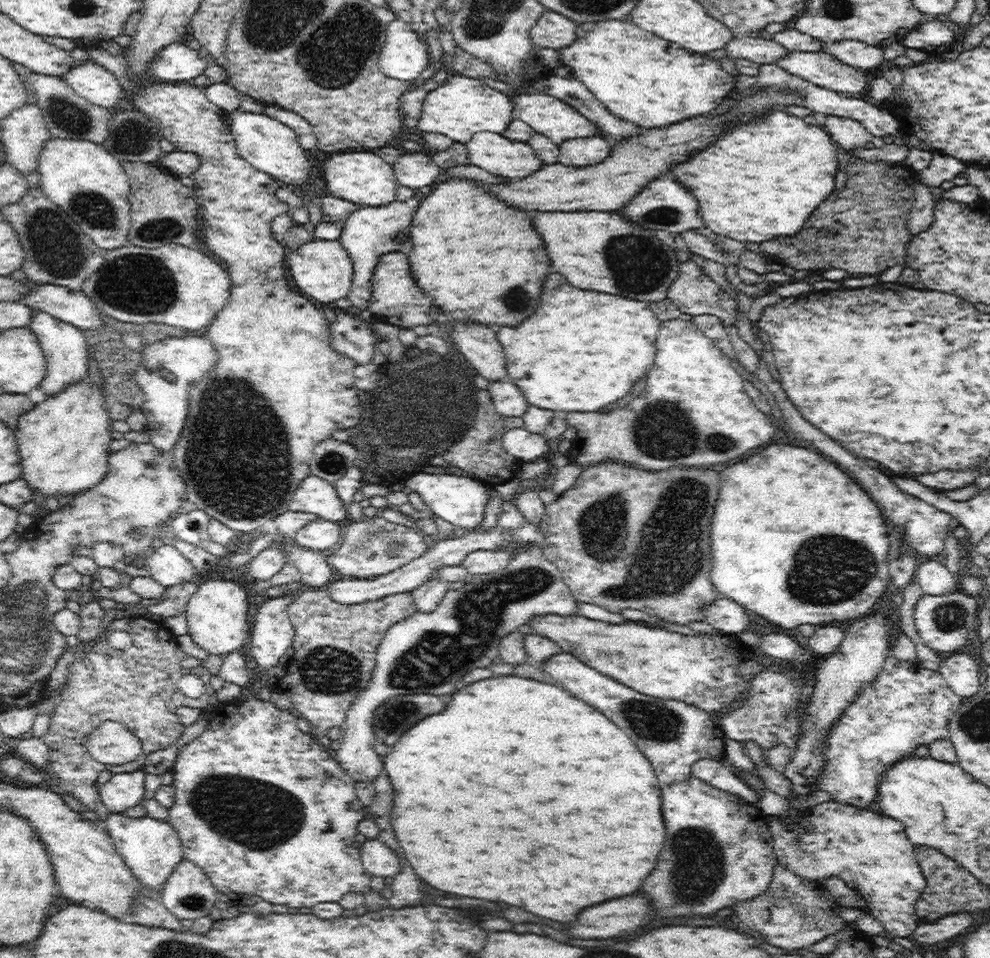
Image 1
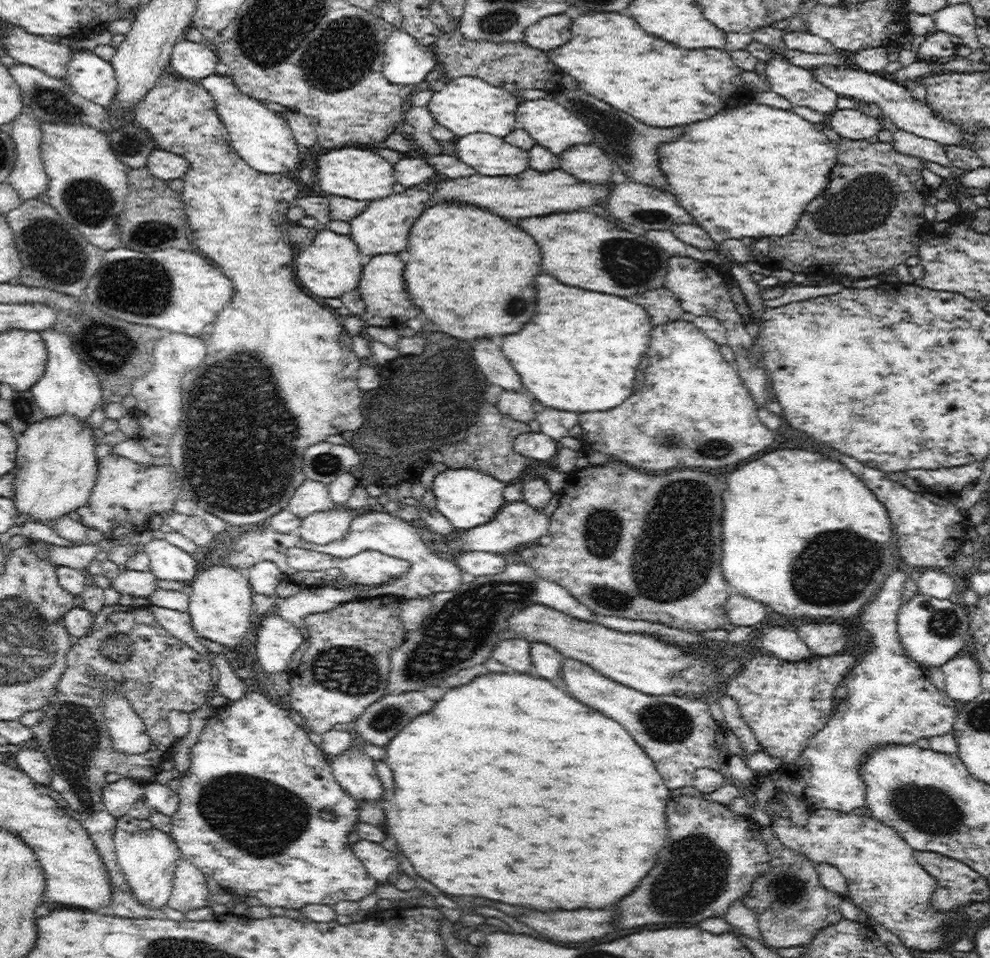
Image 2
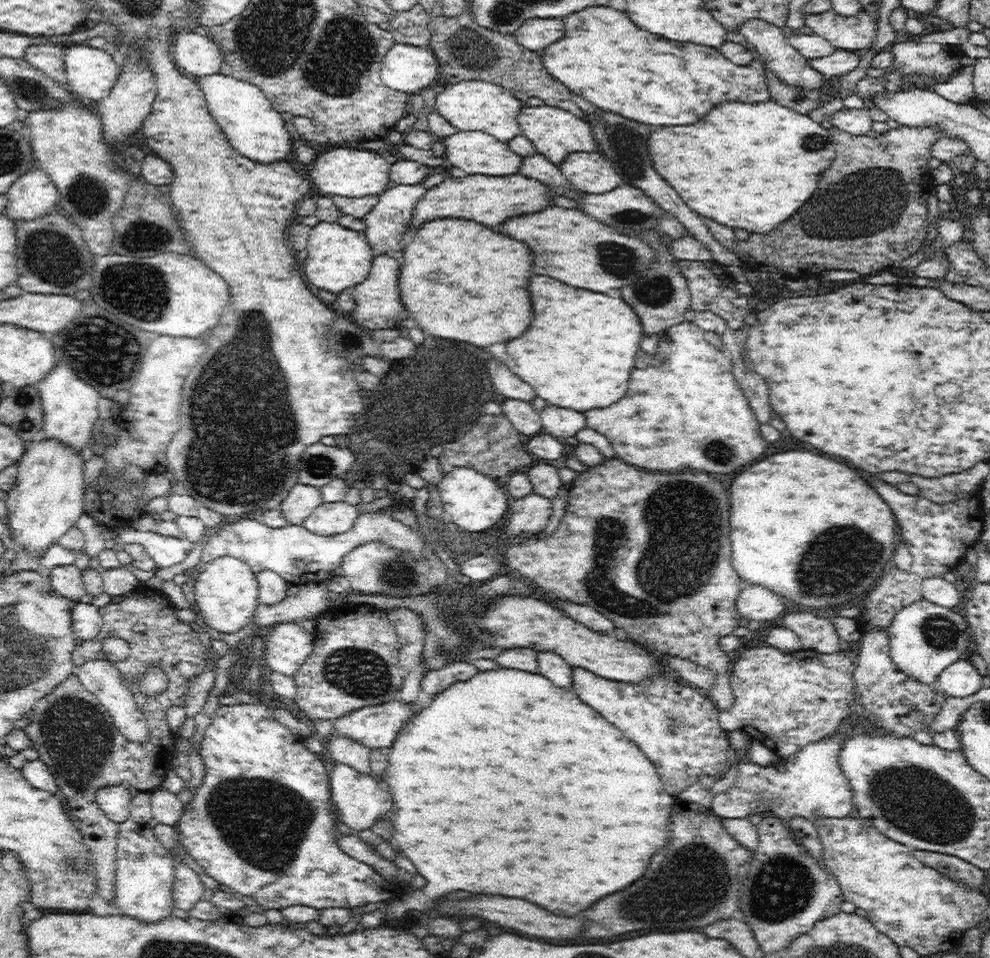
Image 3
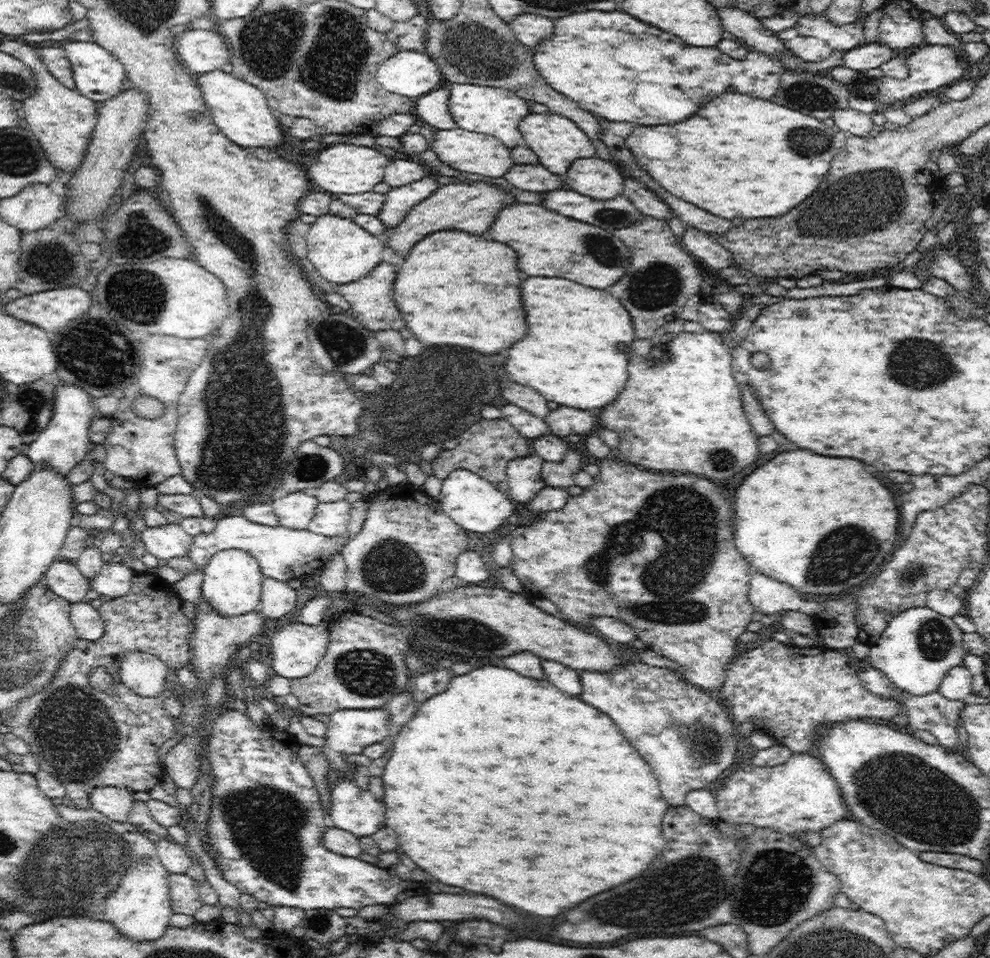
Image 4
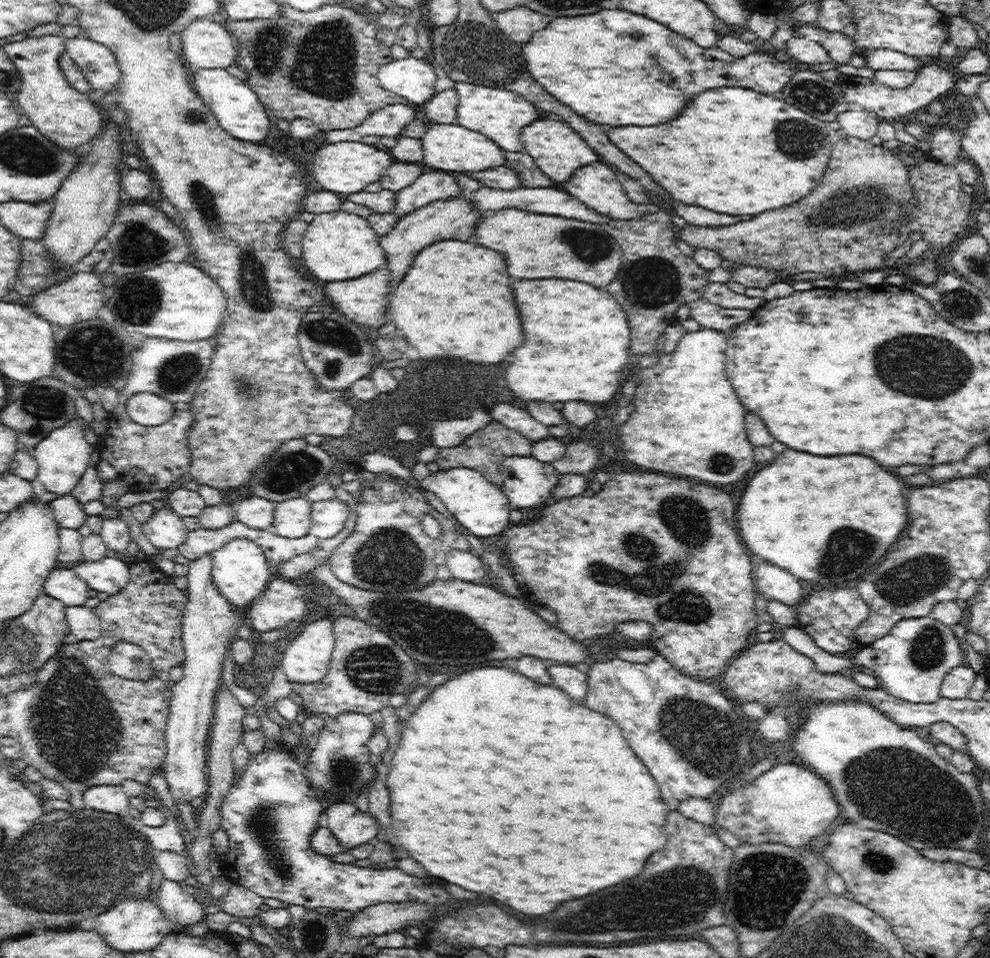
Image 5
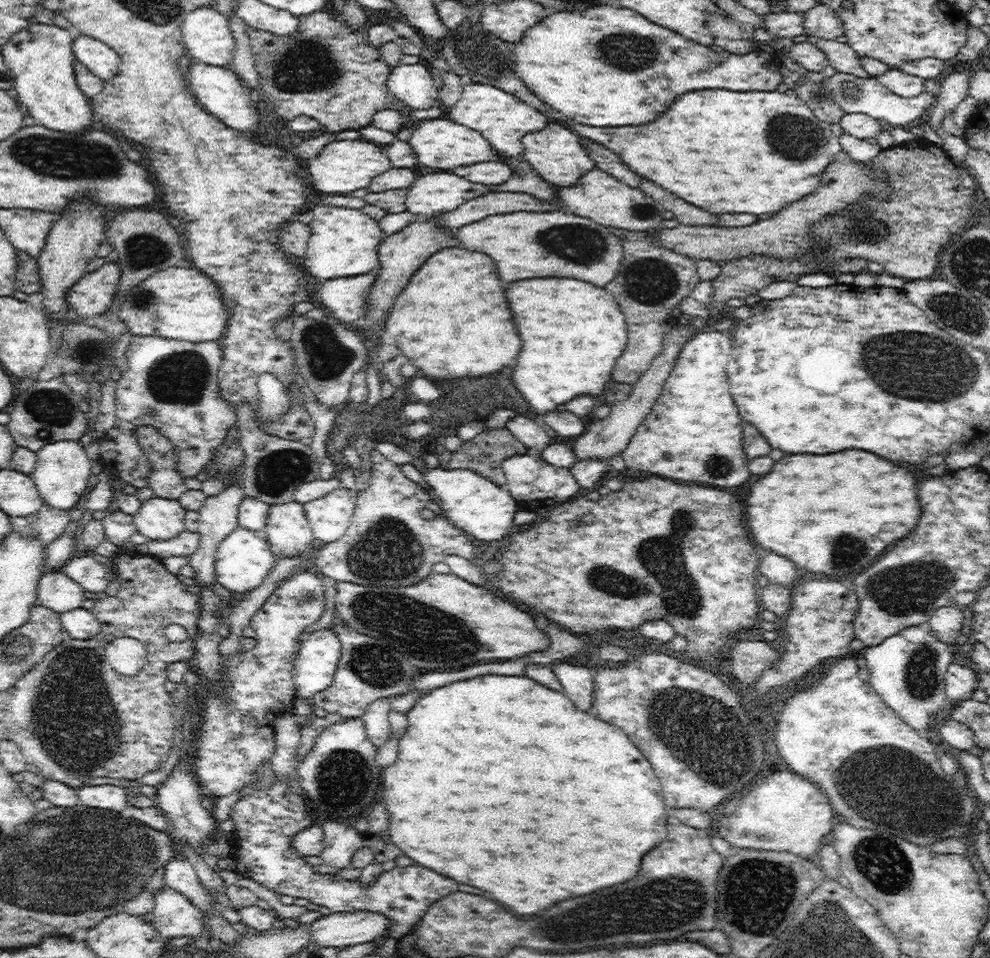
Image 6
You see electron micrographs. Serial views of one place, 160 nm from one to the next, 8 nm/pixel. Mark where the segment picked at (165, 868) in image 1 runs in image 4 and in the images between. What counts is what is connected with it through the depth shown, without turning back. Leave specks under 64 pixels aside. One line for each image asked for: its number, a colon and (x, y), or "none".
2: (148, 857)
3: (144, 879)
4: (140, 907)

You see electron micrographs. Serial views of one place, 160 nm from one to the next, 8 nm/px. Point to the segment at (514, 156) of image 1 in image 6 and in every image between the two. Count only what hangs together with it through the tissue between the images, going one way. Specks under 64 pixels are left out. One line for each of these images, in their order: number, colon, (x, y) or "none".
2: (489, 155)
3: (477, 153)
4: (473, 152)
5: (447, 147)
6: (441, 143)

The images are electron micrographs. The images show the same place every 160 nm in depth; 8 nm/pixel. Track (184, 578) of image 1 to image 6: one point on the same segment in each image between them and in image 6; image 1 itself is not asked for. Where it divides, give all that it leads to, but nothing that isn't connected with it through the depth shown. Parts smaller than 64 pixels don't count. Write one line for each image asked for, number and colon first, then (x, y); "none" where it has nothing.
2: (167, 562)
3: (165, 550)
4: (170, 540)
5: (164, 529)
6: (158, 518)

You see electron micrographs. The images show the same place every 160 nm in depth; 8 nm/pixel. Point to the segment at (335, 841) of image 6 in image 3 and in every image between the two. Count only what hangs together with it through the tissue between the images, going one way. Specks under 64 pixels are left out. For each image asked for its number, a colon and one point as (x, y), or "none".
3: (360, 801)
4: (358, 812)
5: (351, 827)

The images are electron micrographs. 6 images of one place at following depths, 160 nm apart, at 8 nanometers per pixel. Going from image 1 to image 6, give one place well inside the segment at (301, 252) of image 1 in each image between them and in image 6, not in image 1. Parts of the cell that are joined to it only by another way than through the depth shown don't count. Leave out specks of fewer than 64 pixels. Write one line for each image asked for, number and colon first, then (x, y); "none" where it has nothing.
2: (329, 267)
3: (338, 258)
4: (341, 251)
5: (338, 246)
6: (343, 242)

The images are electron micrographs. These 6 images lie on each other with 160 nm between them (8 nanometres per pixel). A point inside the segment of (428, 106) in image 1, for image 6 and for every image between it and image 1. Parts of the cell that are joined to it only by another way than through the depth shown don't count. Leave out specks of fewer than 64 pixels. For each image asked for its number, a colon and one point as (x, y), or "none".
2: (467, 104)
3: (471, 105)
4: (495, 111)
5: (501, 114)
6: (502, 119)

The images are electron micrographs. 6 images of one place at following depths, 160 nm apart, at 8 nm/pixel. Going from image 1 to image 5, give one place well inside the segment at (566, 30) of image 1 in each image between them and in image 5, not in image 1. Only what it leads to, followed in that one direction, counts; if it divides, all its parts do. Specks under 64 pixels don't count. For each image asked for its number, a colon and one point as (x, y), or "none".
2: (551, 31)
3: (534, 34)
4: (529, 29)
5: (517, 23)

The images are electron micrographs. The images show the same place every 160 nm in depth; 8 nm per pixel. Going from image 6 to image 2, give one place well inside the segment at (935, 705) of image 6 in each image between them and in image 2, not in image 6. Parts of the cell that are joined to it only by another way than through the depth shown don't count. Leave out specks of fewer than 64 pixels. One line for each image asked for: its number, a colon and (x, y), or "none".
2: (932, 631)
3: (924, 638)
4: (918, 647)
5: (911, 661)

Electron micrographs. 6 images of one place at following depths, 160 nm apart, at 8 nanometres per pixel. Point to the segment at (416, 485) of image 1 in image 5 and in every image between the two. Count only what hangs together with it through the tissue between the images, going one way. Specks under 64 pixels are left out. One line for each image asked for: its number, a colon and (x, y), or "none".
2: (467, 497)
3: (470, 499)
4: (471, 501)
5: (479, 505)

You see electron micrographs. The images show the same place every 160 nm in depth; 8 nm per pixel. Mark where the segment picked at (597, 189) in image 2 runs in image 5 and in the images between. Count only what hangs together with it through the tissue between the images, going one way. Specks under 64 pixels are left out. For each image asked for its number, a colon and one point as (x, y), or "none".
3: (490, 200)
4: (472, 207)
5: (455, 218)

